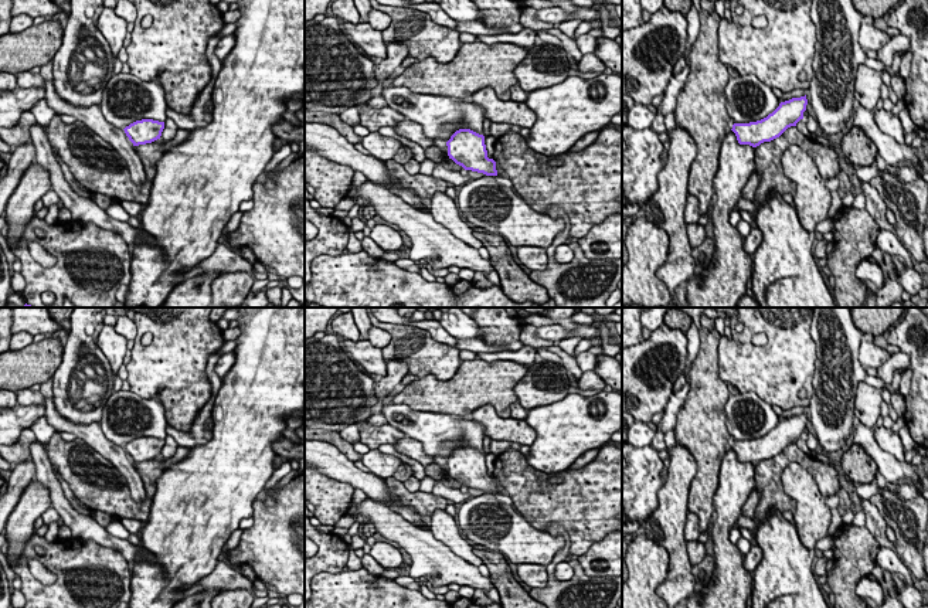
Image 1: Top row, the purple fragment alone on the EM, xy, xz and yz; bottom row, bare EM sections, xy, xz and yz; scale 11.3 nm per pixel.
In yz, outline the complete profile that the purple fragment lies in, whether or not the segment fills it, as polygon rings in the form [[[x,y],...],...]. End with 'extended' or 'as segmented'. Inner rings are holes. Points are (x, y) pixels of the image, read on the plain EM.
[[[806,412],[792,415],[781,420],[766,435],[749,441],[734,441],[731,448],[735,451],[740,462],[757,465],[764,459],[779,455],[788,445],[796,444],[803,437],[806,422]]]; as segmented

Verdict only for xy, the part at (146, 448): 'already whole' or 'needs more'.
already whole

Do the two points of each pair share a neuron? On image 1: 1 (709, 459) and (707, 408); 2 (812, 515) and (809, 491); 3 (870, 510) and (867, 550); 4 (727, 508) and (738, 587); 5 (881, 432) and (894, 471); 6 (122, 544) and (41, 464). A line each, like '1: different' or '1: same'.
1: same
2: same
3: different
4: same
5: different
6: same

